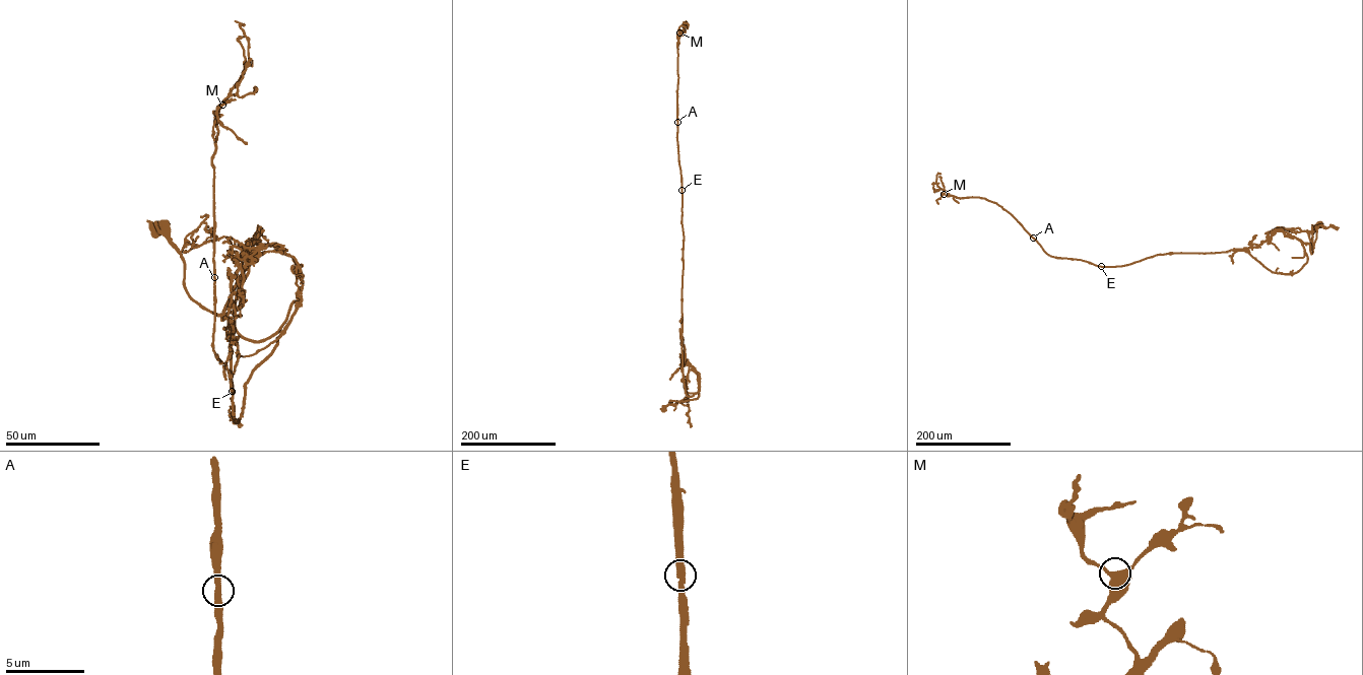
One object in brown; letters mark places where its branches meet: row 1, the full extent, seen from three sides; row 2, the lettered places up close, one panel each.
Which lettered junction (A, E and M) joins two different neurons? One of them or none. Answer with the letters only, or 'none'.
none

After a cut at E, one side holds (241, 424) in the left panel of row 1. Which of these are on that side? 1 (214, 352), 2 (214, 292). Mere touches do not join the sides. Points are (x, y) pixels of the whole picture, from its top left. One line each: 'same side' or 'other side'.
1: other side
2: other side

